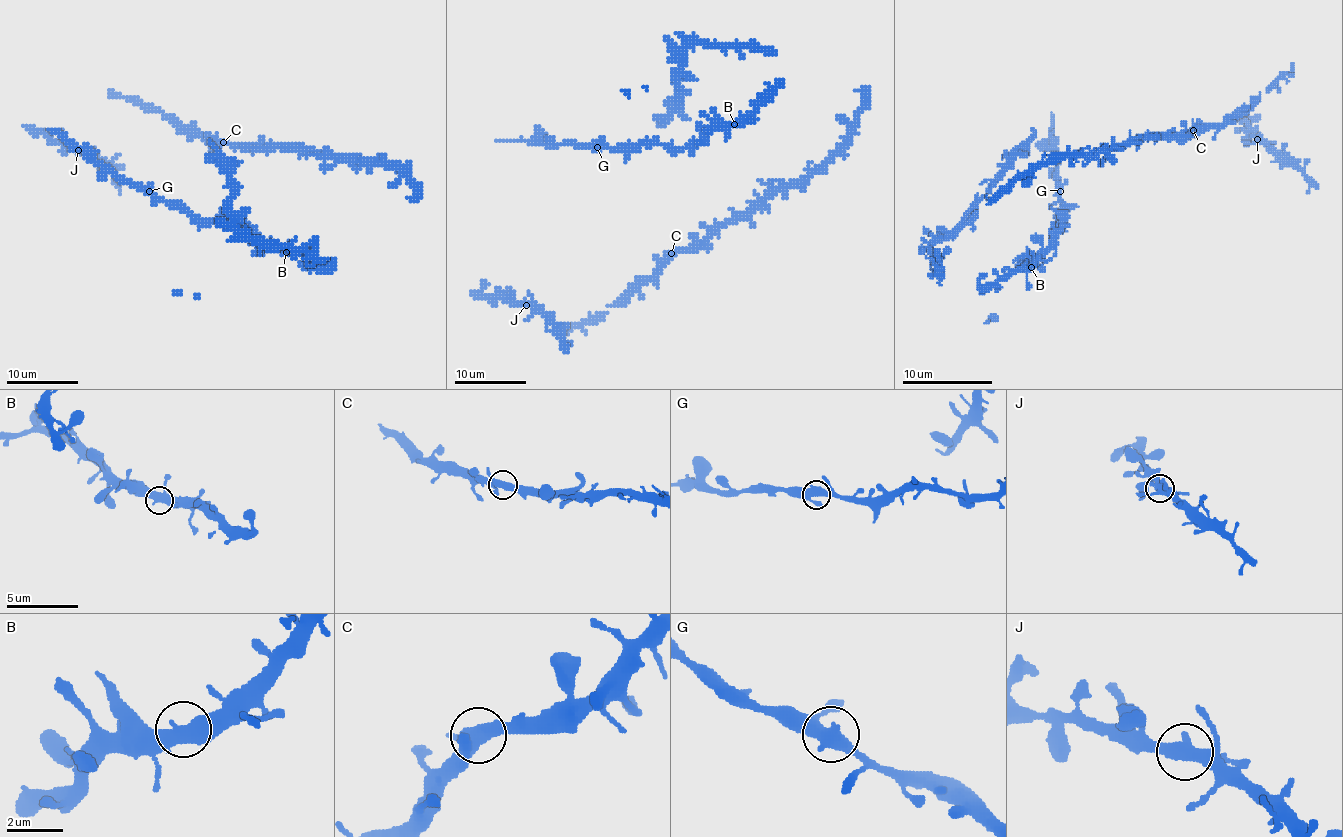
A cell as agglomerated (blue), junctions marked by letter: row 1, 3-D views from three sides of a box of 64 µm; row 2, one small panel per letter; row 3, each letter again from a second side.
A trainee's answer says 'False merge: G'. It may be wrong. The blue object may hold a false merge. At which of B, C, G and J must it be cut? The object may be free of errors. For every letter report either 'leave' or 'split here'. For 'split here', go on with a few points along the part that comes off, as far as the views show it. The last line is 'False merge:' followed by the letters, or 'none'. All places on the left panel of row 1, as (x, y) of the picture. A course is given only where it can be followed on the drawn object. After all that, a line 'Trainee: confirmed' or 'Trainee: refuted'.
B: leave
C: leave
G: leave
J: leave
False merge: none
Trainee: refuted

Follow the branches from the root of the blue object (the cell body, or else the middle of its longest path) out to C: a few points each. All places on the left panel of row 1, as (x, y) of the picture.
C: (316, 154), (223, 143)

